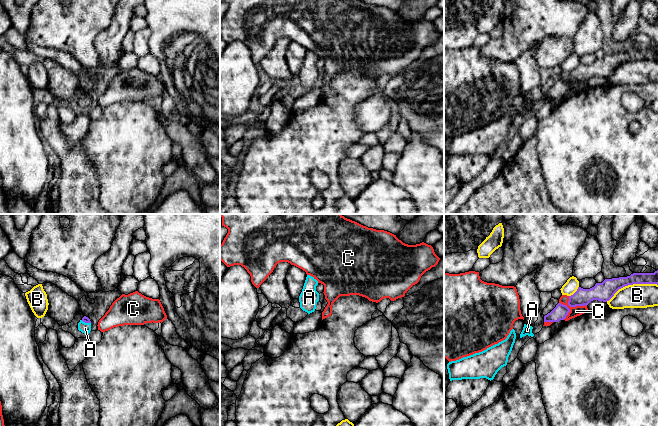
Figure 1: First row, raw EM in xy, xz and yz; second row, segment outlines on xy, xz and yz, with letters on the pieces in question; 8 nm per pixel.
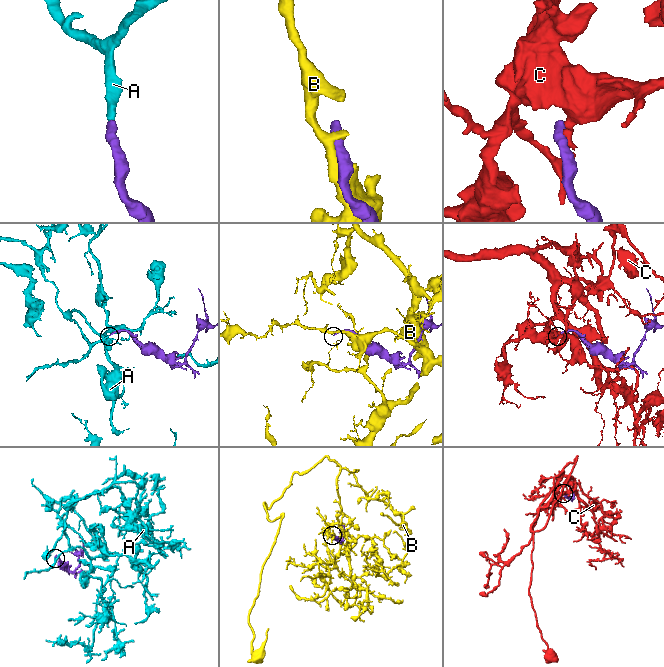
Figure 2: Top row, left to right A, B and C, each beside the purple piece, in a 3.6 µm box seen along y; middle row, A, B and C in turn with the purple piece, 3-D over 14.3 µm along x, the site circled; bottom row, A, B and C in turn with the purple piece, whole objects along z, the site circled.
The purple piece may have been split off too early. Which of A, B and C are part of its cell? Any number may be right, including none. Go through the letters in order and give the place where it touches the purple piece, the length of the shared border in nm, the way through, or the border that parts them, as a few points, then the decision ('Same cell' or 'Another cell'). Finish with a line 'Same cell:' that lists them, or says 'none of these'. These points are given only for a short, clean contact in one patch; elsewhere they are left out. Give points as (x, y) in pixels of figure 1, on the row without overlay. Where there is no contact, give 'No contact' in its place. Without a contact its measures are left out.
A: Touches purple at xy (86, 98). Shared border 80 nm. Path across: xy (85, 95), (86, 98), (85, 104). Same cell
B: Touches purple at yz (631, 60). Shared border 440 nm. Another cell
C: Touches purple at yz (573, 82). Shared border 220 nm. Boundary: yz (559, 78), (570, 82), (586, 81). Another cell
Same cell: A

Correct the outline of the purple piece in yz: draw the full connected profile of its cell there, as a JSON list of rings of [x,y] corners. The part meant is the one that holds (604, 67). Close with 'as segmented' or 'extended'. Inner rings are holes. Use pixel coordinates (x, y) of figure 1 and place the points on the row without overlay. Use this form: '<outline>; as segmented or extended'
[[[658,46],[654,49],[633,49],[627,53],[605,55],[590,65],[578,63],[577,67],[569,72],[568,81],[570,83],[587,82],[593,76],[607,78],[619,65],[633,60],[658,61]]]; as segmented

